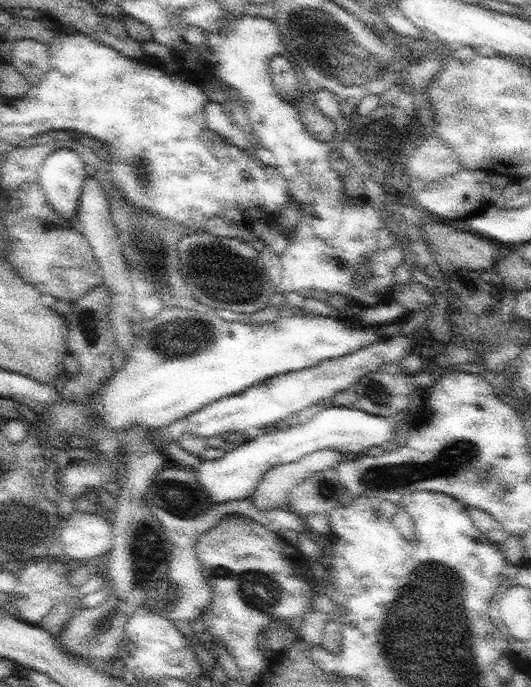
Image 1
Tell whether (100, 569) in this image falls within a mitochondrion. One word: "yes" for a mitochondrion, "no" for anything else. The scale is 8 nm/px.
no

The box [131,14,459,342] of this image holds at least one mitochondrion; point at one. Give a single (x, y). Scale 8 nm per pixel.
(343, 64)

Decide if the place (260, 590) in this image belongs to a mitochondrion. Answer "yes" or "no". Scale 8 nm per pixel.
yes

